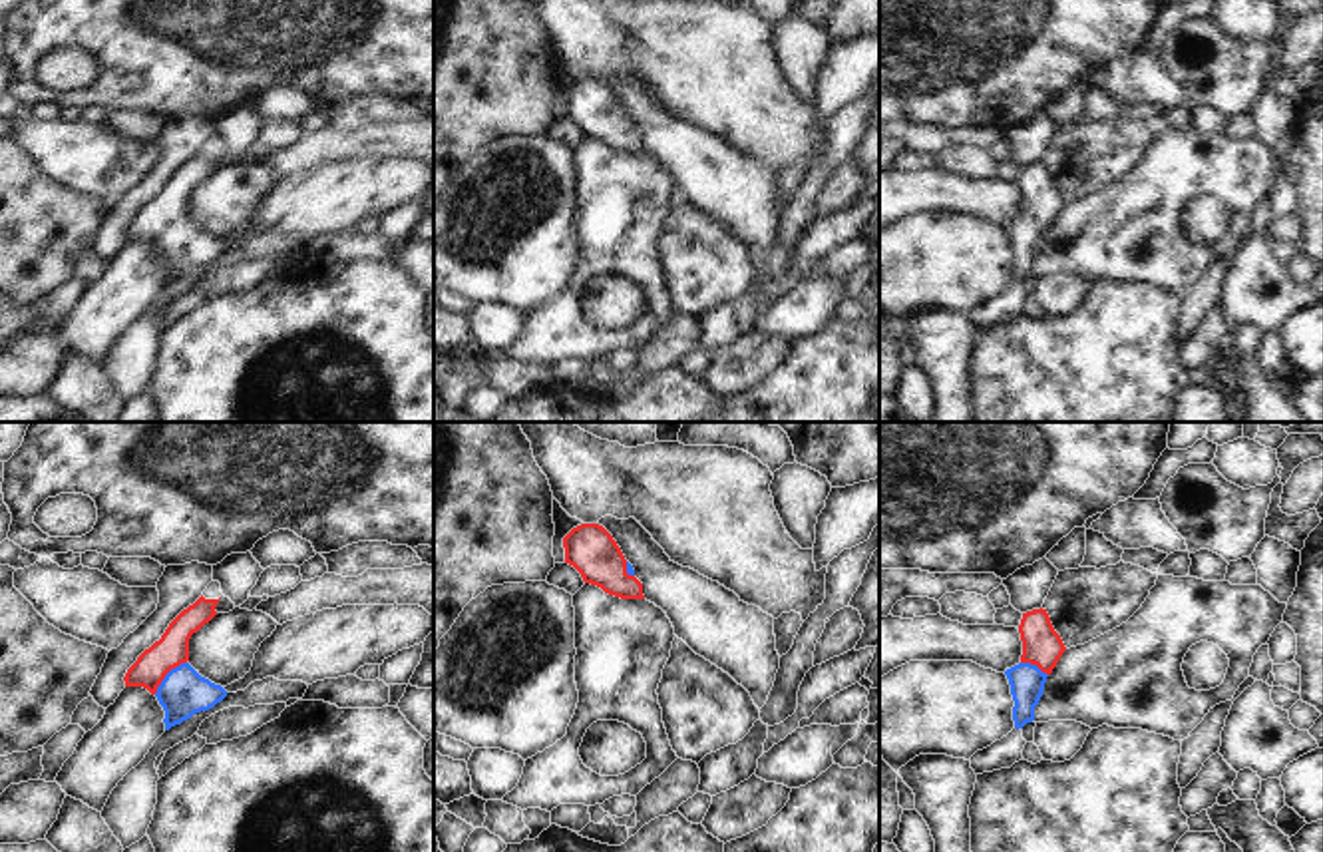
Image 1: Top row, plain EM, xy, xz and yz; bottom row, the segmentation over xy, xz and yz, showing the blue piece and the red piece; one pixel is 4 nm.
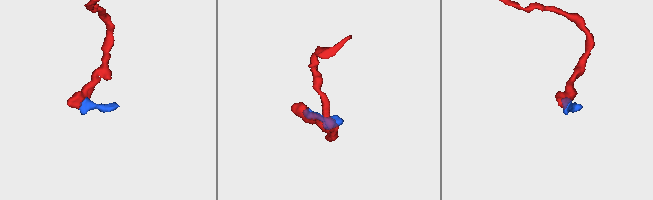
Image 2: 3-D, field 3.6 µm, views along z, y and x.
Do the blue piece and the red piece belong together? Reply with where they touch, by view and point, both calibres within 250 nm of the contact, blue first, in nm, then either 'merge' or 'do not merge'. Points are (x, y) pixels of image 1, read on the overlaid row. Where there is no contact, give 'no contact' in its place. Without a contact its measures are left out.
xy (166, 675) | 190/140 nm | merge

